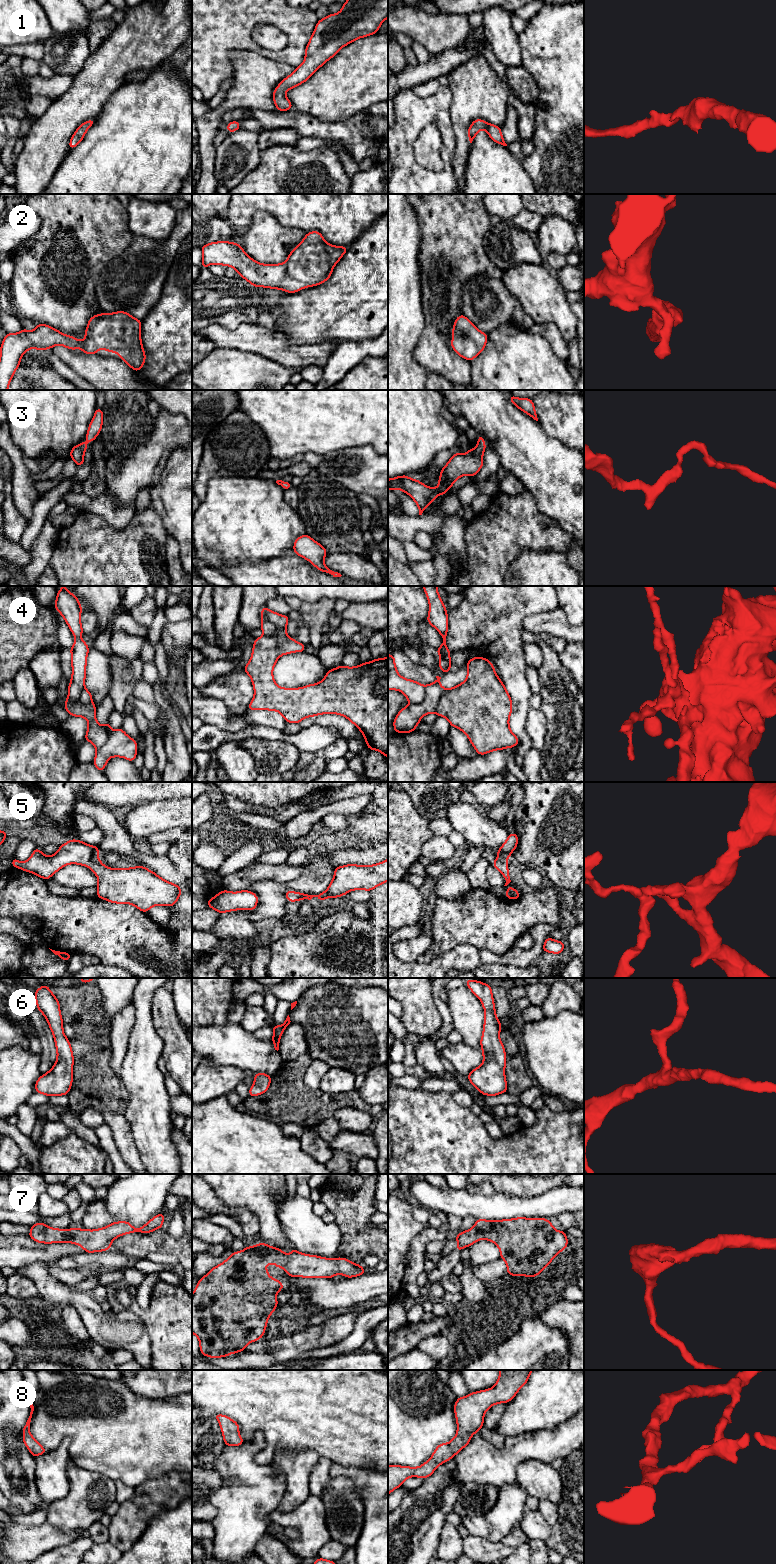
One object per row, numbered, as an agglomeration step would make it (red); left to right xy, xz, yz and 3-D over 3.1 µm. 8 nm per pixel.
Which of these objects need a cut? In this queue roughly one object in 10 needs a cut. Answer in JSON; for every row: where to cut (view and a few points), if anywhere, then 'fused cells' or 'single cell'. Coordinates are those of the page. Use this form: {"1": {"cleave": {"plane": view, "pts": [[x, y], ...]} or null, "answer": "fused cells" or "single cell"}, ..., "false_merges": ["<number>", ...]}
{"1": {"cleave": null, "answer": "single cell"}, "2": {"cleave": null, "answer": "single cell"}, "3": {"cleave": null, "answer": "single cell"}, "4": {"cleave": {"plane": "xz", "pts": [[266, 609], [266, 618], [275, 626], [275, 631], [270, 636]]}, "answer": "fused cells"}, "5": {"cleave": null, "answer": "single cell"}, "6": {"cleave": null, "answer": "single cell"}, "7": {"cleave": null, "answer": "single cell"}, "8": {"cleave": null, "answer": "single cell"}, "false_merges": ["4"]}

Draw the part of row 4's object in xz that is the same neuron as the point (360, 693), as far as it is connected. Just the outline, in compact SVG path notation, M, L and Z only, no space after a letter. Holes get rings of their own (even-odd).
M267 609L266 619L276 626L276 632L271 636L263 635L254 640L251 658L244 668L254 688L254 697L248 709L277 711L287 723L296 724L307 717L321 714L344 716L361 731L370 750L378 750L388 758L388 657L374 659L355 667L340 665L327 670L324 679L316 684L300 688L283 688L274 681L273 668L280 656L304 652L305 644L288 636L287 615Z

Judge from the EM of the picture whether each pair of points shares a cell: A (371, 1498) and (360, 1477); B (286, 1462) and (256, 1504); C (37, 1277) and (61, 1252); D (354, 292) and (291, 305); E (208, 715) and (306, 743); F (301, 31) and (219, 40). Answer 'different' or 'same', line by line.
A: same
B: different
C: different
D: same
E: different
F: same

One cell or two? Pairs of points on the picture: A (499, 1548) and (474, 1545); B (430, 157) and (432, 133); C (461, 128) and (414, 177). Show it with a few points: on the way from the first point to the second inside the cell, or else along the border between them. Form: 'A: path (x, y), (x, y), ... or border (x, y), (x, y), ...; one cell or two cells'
A: path (493, 1548), (480, 1548); one cell
B: path (430, 151), (430, 139); one cell
C: border (449, 111), (456, 139), (455, 157); two cells

